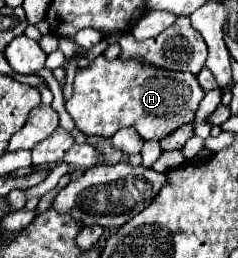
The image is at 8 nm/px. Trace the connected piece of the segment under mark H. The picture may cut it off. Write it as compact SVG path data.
M99 55L89 67L79 69L73 81L71 99L65 101L65 109L75 121L77 129L87 137L101 135L111 137L123 127L133 127L145 141L163 139L185 123L193 121L203 89L195 75L189 71L165 71L151 67L141 59L107 59Z

